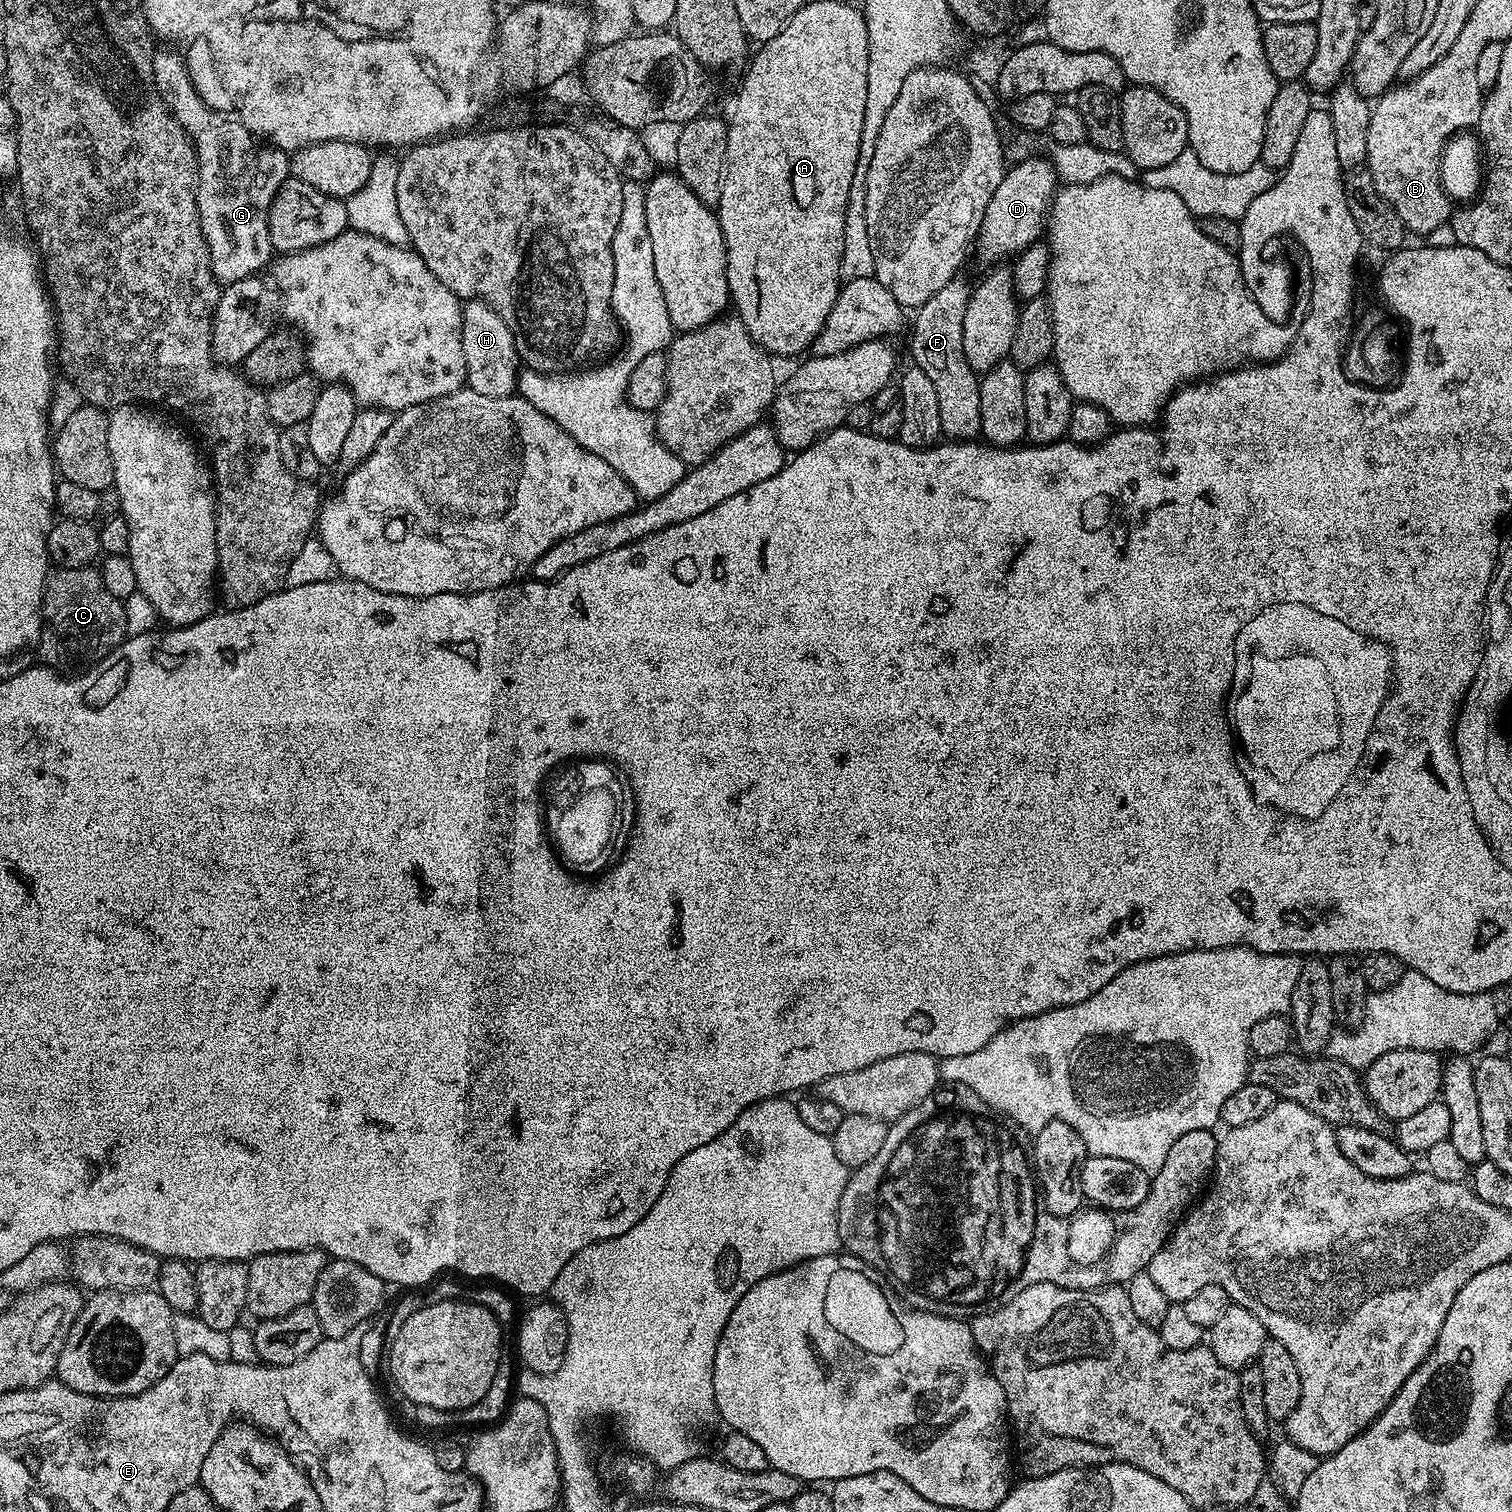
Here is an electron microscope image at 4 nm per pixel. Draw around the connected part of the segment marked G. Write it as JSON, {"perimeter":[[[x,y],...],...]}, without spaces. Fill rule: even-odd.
{"perimeter":[[[172,92],[172,96],[180,96],[180,100],[172,100],[168,109],[171,110],[172,117],[187,130],[188,136],[196,146],[196,205],[200,215],[200,229],[210,250],[212,272],[221,285],[233,284],[247,276],[257,275],[269,267],[274,256],[268,229],[268,211],[274,202],[276,191],[289,179],[289,153],[283,148],[274,148],[261,142],[239,119],[229,118],[211,109],[202,96],[199,100],[188,100],[192,92]]]}

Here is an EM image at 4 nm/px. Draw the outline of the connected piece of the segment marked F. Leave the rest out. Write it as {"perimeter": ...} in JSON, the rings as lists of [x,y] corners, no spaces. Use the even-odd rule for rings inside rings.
{"perimeter":[[[963,278],[946,282],[938,294],[926,298],[922,307],[915,309],[916,321],[912,324],[912,360],[915,367],[920,368],[930,377],[934,390],[938,390],[938,414],[942,414],[941,433],[952,442],[972,442],[980,436],[982,426],[982,398],[980,397],[980,376],[966,362],[966,354],[962,350],[962,318],[966,314],[966,306],[972,297],[973,285],[967,284]]]}

